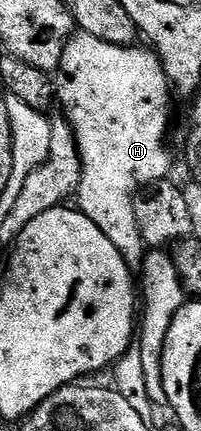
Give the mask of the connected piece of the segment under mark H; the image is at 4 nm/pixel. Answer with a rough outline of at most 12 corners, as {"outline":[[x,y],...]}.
{"outline":[[79,32],[53,76],[83,212],[133,270],[135,198],[171,168],[150,47]]}

